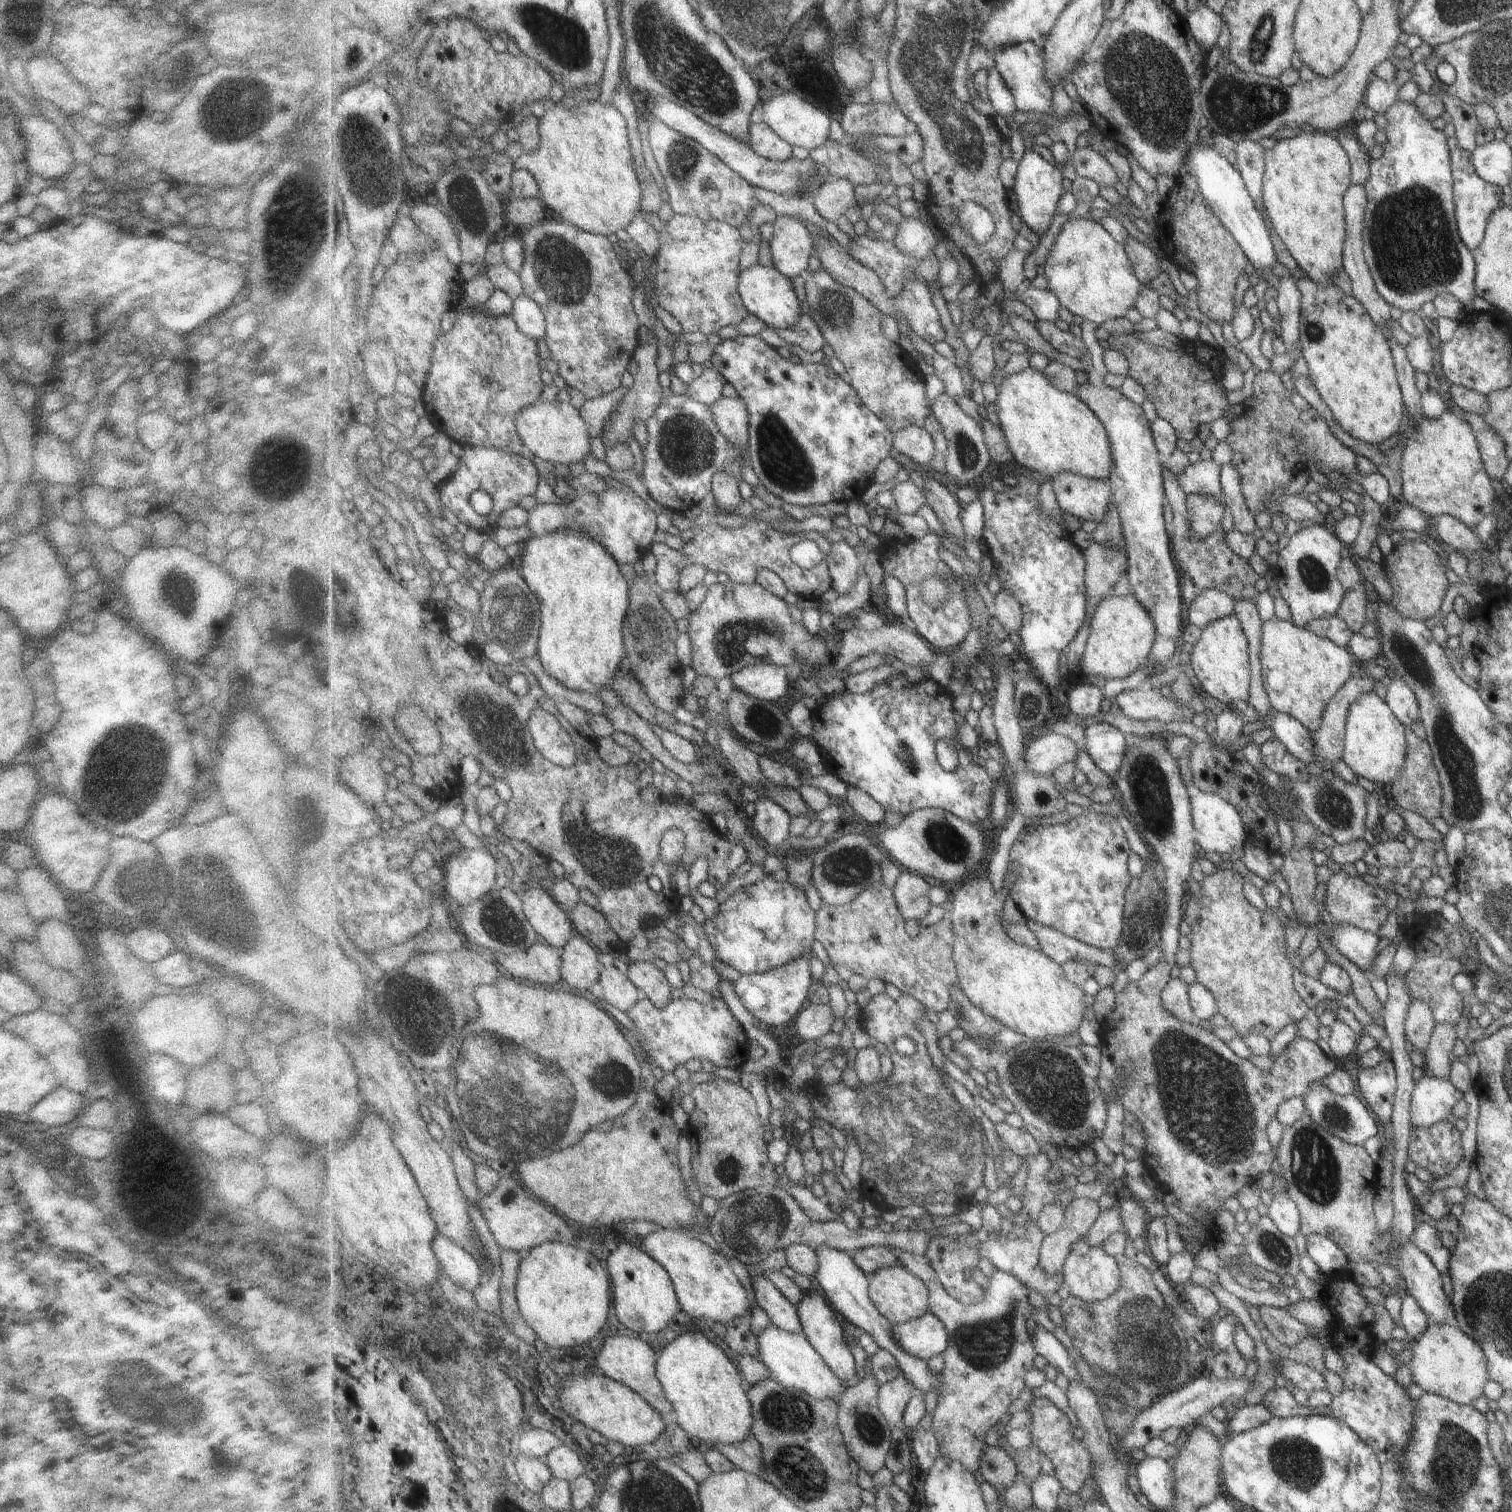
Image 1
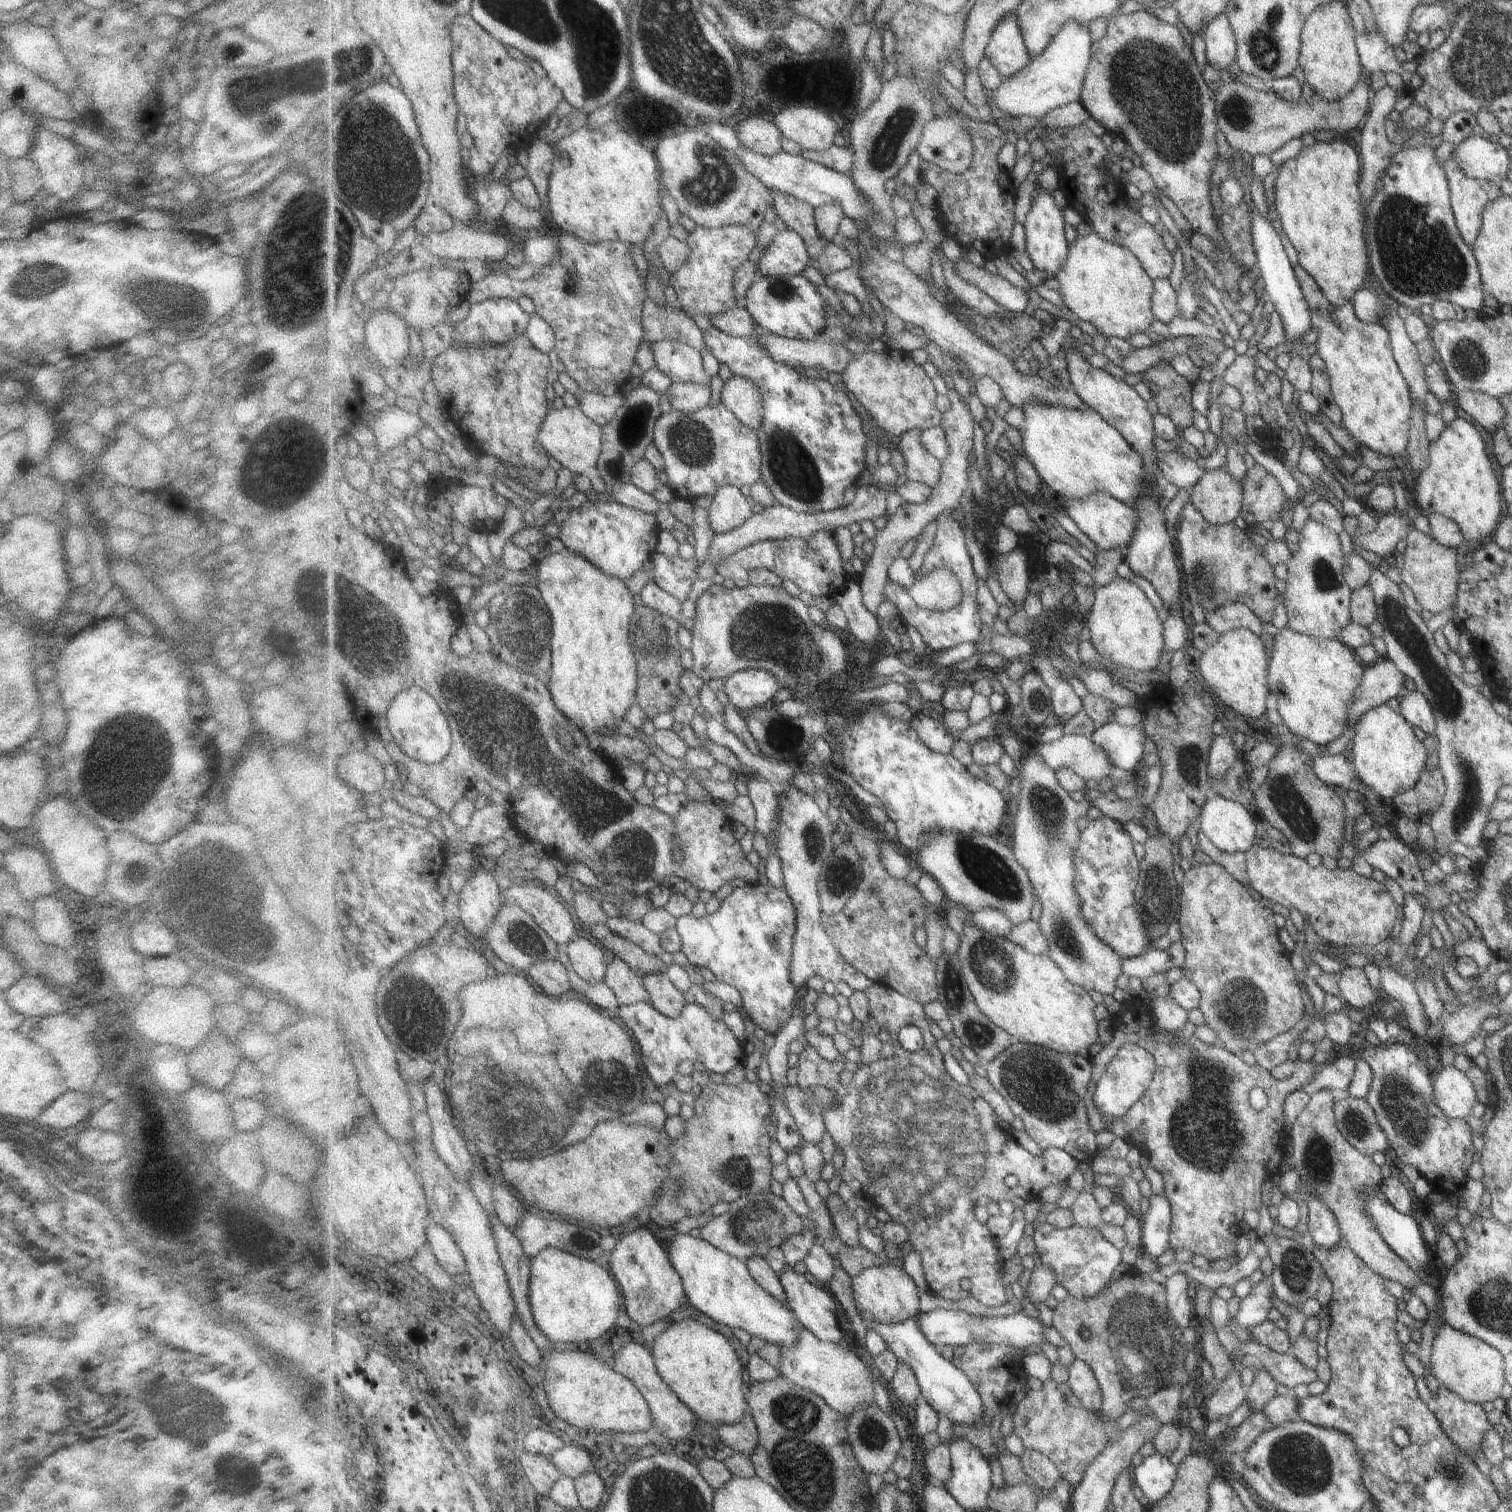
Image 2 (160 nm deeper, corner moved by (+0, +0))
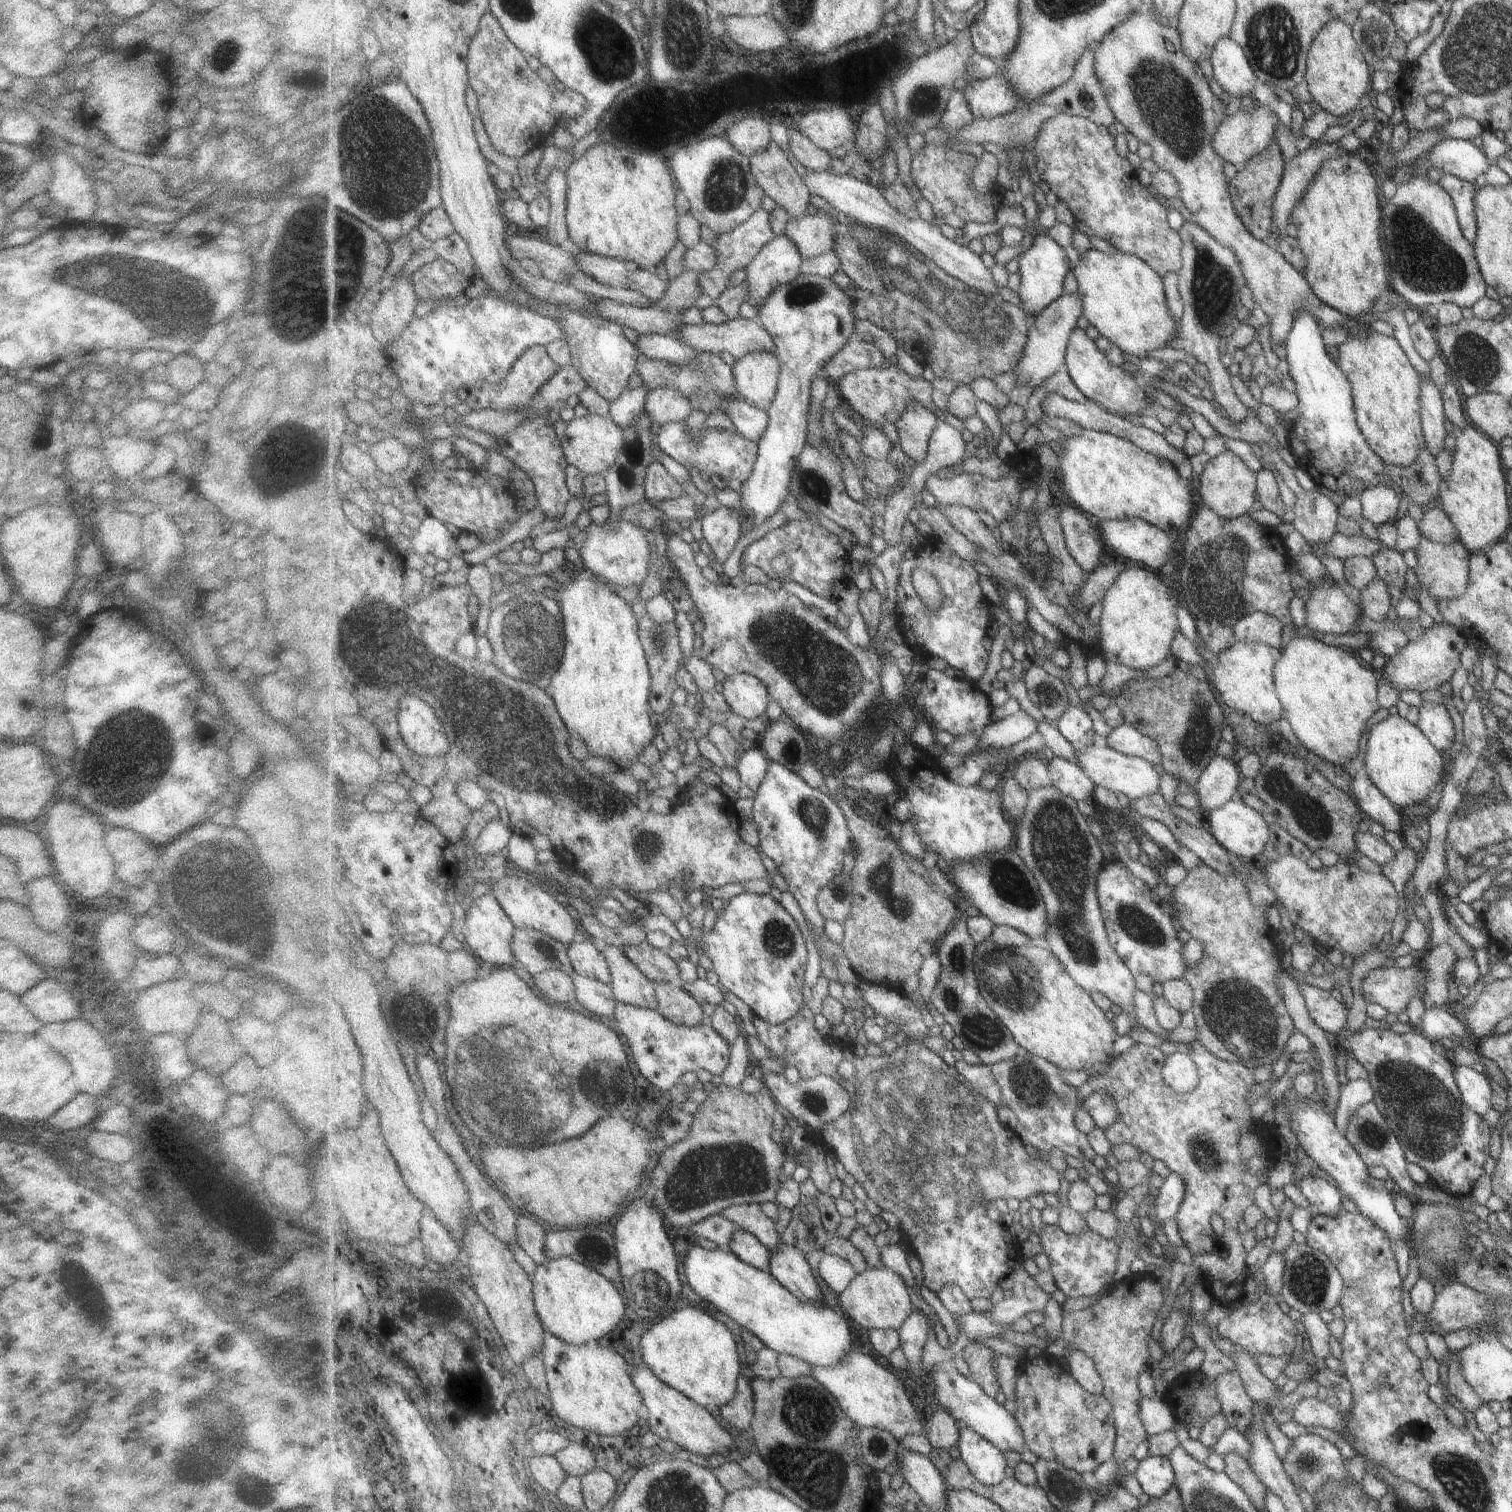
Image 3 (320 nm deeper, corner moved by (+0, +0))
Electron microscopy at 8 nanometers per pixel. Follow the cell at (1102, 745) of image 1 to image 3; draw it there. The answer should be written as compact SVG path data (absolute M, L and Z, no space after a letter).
M1127 722L1114 728L1103 743L1123 754L1141 757L1153 764L1162 764L1164 759L1158 742Z

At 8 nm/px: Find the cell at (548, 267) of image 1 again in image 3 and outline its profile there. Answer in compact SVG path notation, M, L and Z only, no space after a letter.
M545 302L551 306L551 314L556 321L561 322L568 336L567 342L572 348L572 364L579 369L581 376L589 383L589 388L599 391L611 402L617 401L628 391L629 380L638 369L640 350L627 340L619 323L607 319L594 318L585 310L571 310L563 305Z

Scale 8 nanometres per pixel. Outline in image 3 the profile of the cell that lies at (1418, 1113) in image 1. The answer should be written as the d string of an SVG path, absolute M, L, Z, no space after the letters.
M1456 1065L1453 1078L1458 1090L1459 1102L1467 1110L1483 1115L1491 1108L1492 1086L1487 1074L1477 1073L1471 1066Z

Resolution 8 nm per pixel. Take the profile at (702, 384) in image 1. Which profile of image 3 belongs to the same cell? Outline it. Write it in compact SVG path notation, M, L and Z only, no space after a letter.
M659 387L648 392L646 414L651 422L655 422L659 426L685 421L693 411L690 398L678 390Z

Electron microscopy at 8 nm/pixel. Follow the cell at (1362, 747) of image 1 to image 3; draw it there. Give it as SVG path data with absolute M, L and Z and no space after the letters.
M1399 715L1387 718L1367 727L1364 765L1368 779L1375 788L1400 811L1411 805L1424 803L1424 798L1437 786L1442 776L1441 755L1417 728Z

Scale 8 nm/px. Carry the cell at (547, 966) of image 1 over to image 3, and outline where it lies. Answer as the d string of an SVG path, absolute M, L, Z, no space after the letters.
M549 969L533 974L532 977L535 988L541 990L541 994L547 996L549 1001L560 1002L563 1006L577 1001L572 975L557 969Z

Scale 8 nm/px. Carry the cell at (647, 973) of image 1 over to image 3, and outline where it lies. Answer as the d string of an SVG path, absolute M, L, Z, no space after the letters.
M656 983L656 997L656 1010L675 1024L694 1027L706 1017L701 1003L677 983Z

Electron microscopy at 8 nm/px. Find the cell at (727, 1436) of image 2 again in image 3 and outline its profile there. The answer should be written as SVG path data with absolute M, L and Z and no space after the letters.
M745 1376L738 1378L738 1390L734 1400L720 1409L720 1416L734 1430L747 1430L752 1425L755 1414L754 1390L751 1380Z

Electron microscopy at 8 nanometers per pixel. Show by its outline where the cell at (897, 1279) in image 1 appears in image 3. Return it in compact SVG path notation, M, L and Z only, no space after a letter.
M868 1266L861 1271L849 1288L839 1295L839 1299L840 1305L844 1308L843 1313L869 1331L871 1329L900 1329L911 1313L917 1310L911 1302L911 1296L903 1278L885 1266Z

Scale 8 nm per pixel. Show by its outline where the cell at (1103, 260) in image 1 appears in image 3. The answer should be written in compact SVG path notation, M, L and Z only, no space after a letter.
M1092 248L1072 271L1087 320L1123 352L1147 358L1149 352L1167 346L1179 333L1180 323L1167 304L1164 277L1142 258L1119 250L1106 255Z

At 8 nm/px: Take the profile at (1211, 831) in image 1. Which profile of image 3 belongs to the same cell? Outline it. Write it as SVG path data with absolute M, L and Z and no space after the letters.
M1235 797L1207 814L1204 825L1228 853L1243 860L1258 860L1269 838L1263 817Z

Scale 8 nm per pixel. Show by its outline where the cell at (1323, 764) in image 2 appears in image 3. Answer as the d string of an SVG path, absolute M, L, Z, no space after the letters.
M1351 777L1351 794L1367 821L1375 821L1383 830L1402 834L1401 811L1392 805L1369 779Z

